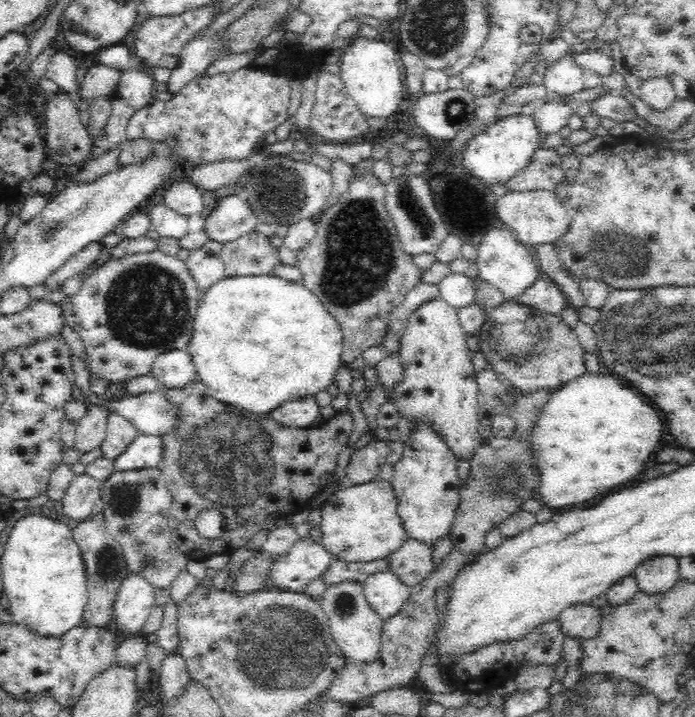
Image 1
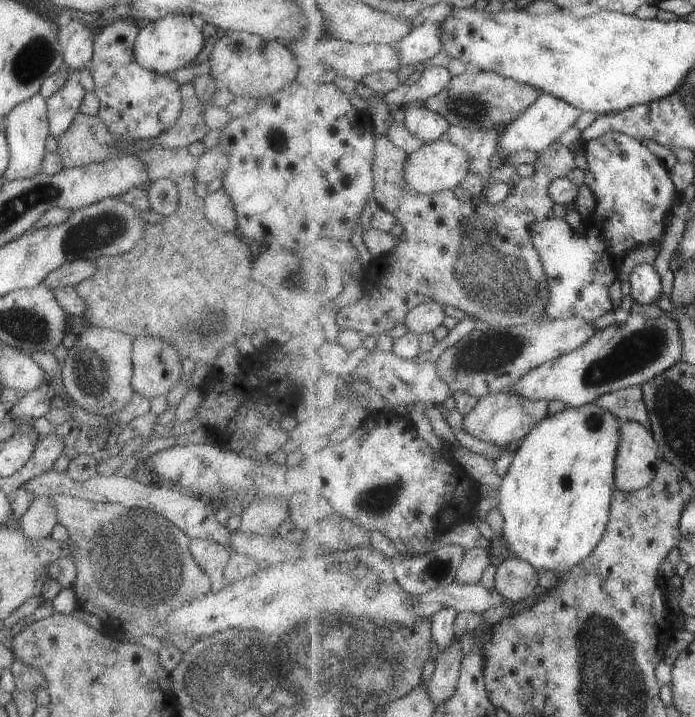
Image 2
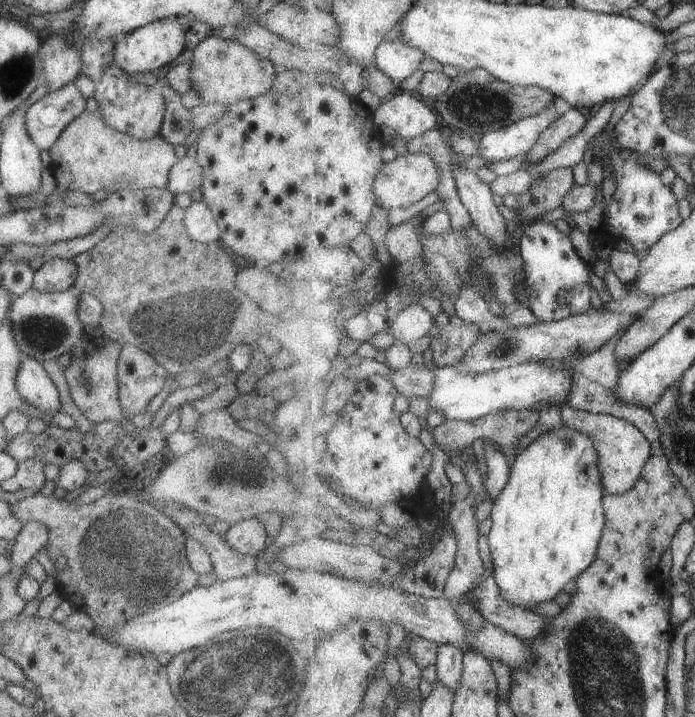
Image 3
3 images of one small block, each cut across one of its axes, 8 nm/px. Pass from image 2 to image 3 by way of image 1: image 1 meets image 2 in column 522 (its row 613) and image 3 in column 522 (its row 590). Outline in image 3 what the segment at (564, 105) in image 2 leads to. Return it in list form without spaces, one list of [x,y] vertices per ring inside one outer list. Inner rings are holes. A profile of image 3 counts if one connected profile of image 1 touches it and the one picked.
[[[553,102],[545,110],[539,111],[539,114],[522,118],[502,129],[489,131],[478,142],[478,152],[480,156],[493,161],[499,161],[515,158],[515,156],[519,156],[519,154],[528,154],[541,138],[543,131],[548,129],[563,114],[564,108],[565,106],[562,103]]]

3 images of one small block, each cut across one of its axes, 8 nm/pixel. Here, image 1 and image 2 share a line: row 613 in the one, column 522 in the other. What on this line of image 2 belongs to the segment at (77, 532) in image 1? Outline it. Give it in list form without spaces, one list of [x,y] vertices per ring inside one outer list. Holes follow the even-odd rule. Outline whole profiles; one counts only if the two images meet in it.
[[[468,70],[462,75],[454,76],[445,90],[429,98],[424,105],[445,116],[451,125],[471,130],[494,127],[502,129],[538,101],[540,96],[537,89],[493,71]]]

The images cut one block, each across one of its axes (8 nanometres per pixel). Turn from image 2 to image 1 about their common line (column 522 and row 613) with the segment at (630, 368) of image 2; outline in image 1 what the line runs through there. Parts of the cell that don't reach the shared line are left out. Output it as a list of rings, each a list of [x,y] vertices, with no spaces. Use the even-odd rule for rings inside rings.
[[[392,569],[372,573],[362,583],[366,601],[384,620],[394,616],[408,600],[409,586]]]

